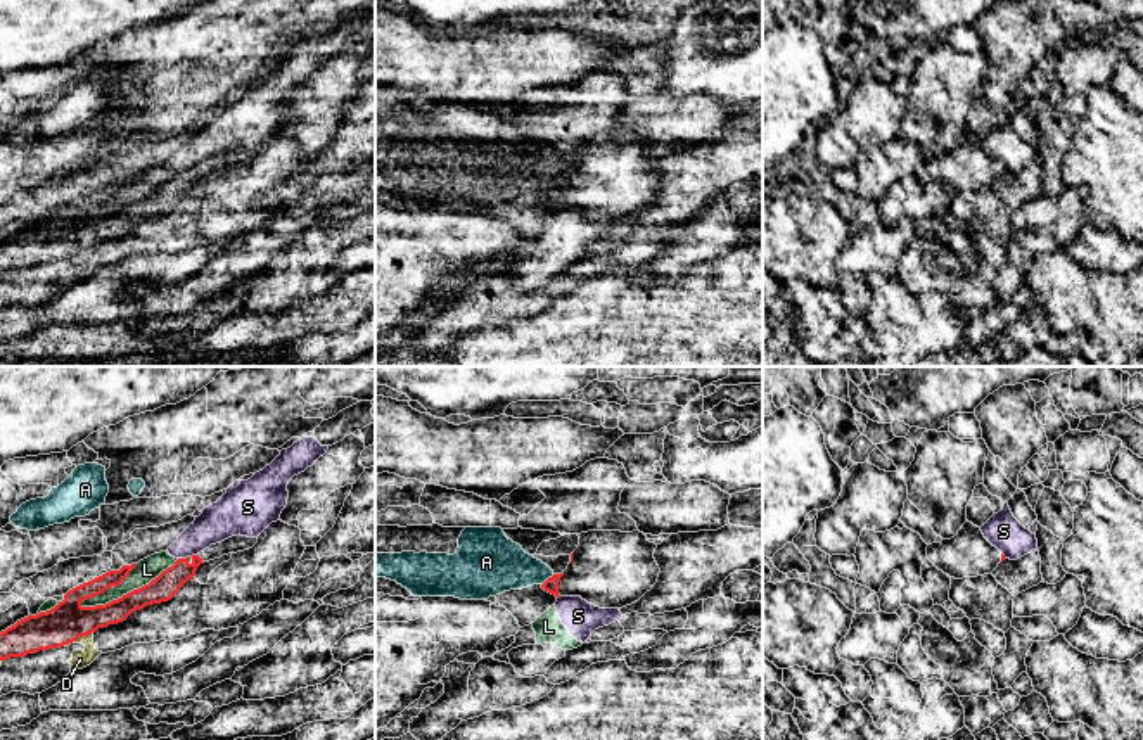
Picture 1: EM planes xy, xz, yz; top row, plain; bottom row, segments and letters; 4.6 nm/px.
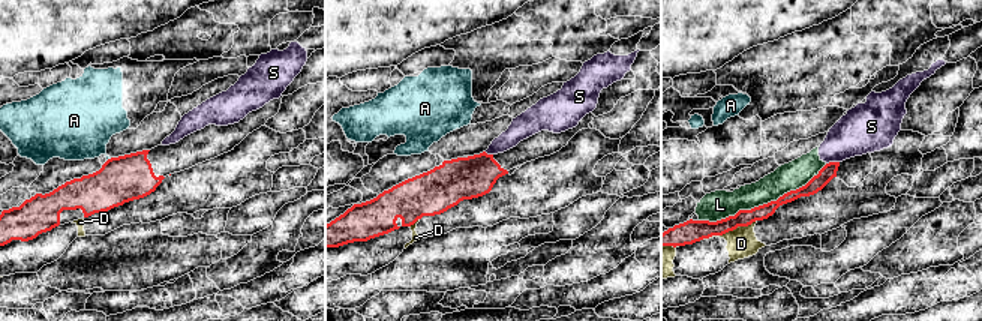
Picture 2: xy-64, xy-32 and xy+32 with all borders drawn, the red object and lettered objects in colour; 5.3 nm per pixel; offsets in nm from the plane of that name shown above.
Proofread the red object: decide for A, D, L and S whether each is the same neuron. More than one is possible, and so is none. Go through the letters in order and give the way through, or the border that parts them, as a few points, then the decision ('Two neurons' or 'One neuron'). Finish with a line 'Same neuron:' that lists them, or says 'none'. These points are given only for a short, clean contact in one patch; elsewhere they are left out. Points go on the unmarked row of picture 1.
A: Boundary: xz (554, 187), (542, 197). Two neurons
D: Two neurons
L: Two neurons
S: Boundary: xy (196, 166), (178, 172). Two neurons
Same neuron: none

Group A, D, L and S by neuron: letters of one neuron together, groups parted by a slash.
A / D / L S

